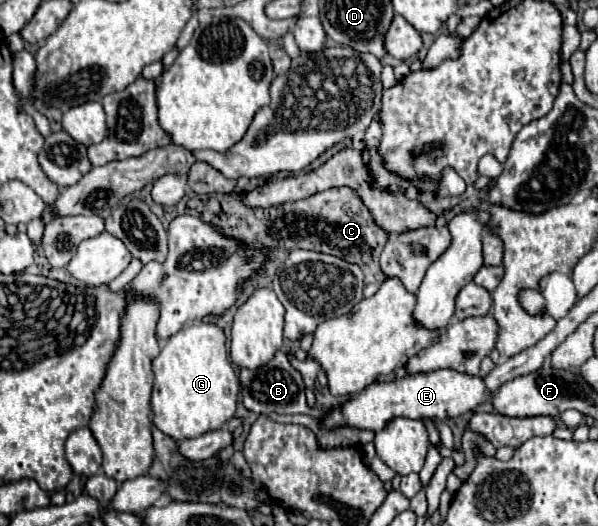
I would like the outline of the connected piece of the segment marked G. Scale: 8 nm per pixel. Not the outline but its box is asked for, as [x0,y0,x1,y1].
[152,322,240,438]

